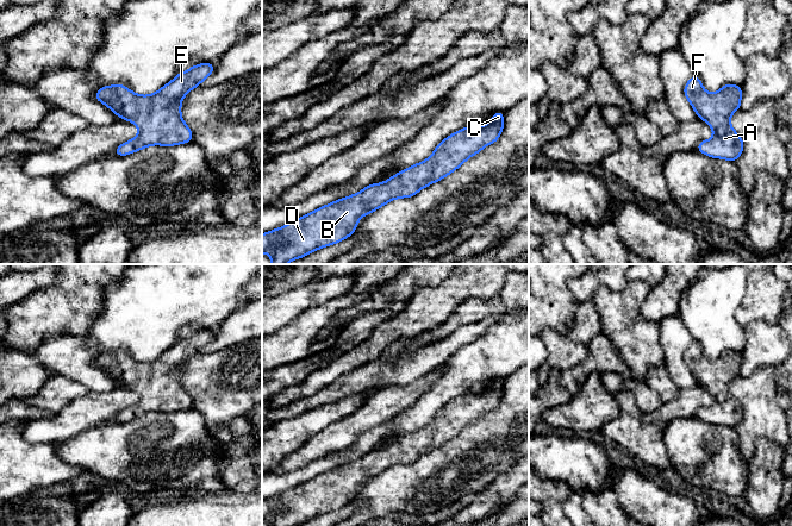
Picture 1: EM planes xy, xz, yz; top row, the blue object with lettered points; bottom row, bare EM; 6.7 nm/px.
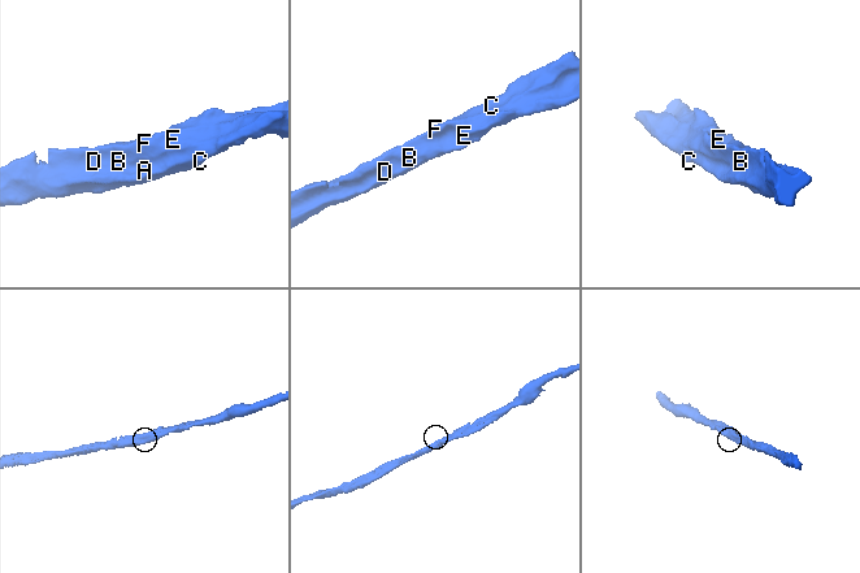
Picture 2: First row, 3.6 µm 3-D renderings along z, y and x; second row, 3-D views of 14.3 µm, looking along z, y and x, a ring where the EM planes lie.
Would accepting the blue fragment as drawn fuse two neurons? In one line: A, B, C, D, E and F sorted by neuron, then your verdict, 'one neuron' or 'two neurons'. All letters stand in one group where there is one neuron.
A B C D E F; one neuron

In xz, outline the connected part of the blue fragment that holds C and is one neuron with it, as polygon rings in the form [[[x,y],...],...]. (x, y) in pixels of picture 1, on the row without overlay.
[[[504,378],[492,381],[492,387],[484,393],[467,393],[444,405],[434,417],[432,421],[418,431],[393,442],[383,450],[372,450],[356,461],[324,471],[294,488],[262,501],[262,521],[269,520],[272,526],[298,526],[306,521],[337,511],[354,501],[358,487],[400,464],[412,464],[420,456],[441,447],[454,439],[469,424],[479,420],[485,413],[495,409],[504,395]]]

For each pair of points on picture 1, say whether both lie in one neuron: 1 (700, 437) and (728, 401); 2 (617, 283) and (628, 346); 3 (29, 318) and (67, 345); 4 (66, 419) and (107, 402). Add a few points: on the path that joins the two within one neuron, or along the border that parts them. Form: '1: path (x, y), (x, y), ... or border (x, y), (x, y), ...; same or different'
1: border (683, 418), (697, 415), (709, 423), (734, 429); different
2: border (629, 282), (621, 290), (599, 287), (591, 298); different
3: border (81, 333), (48, 336), (31, 350); different
4: path (76, 417), (97, 408); same

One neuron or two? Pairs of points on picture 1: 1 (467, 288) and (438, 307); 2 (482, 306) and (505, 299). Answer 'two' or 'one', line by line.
1: one
2: one

